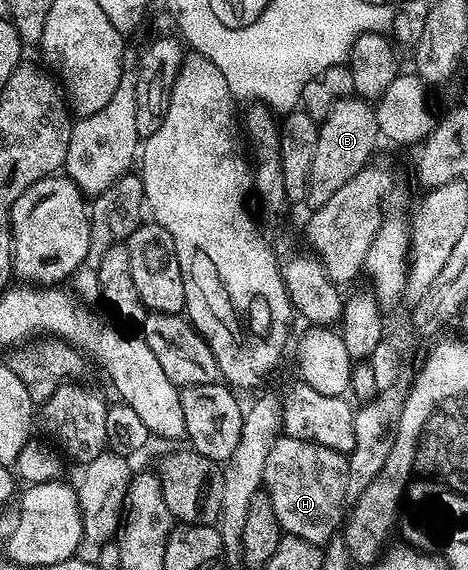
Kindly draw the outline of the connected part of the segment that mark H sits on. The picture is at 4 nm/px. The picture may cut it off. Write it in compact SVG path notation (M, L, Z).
M279 436L268 452L268 460L264 460L262 485L267 496L272 500L272 509L276 511L276 520L286 534L295 534L297 538L303 538L312 544L322 546L339 533L344 522L344 515L348 510L345 498L348 466L347 455L324 448L315 442Z

